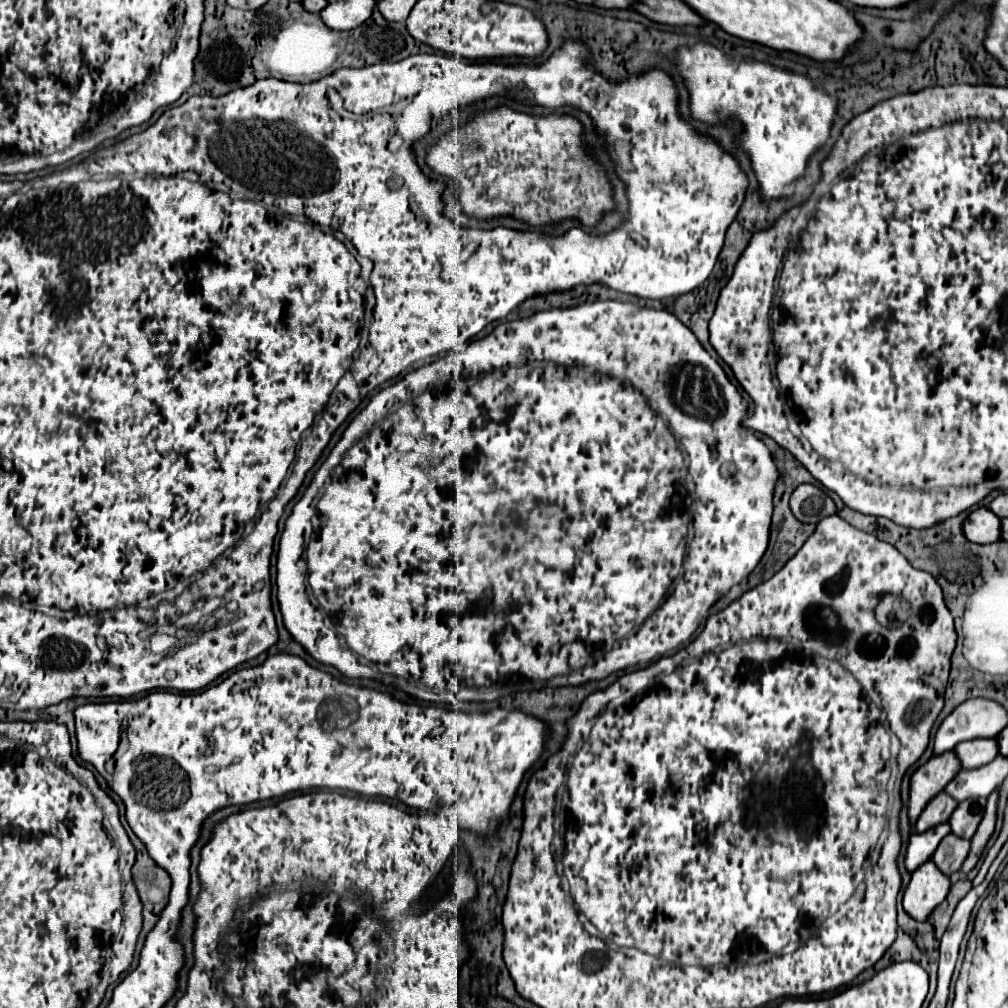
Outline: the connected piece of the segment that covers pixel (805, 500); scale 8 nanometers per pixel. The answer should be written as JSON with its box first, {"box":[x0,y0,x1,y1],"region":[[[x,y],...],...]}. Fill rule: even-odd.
{"box":[790,484,836,524],"region":[[[800,484],[792,492],[790,508],[800,522],[812,522],[812,524],[818,524],[820,510],[822,510],[822,516],[836,514],[834,502],[824,494],[824,490],[820,490],[814,484]]]}

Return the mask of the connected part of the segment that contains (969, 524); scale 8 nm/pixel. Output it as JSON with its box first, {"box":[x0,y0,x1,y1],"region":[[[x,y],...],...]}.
{"box":[964,506,1000,544],"region":[[[982,506],[966,518],[964,534],[970,542],[992,544],[992,542],[1000,540],[1000,518],[992,510]]]}

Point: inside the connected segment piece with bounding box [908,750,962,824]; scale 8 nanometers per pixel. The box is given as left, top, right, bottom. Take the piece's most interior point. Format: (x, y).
(932, 777)

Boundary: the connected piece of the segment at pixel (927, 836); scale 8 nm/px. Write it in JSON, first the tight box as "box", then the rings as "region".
{"box":[904,822,950,872],"region":[[[944,822],[940,826],[934,826],[928,832],[922,832],[922,834],[916,832],[916,834],[912,834],[908,850],[906,850],[906,860],[904,860],[908,872],[914,872],[918,866],[928,862],[932,858],[934,850],[938,848],[940,840],[946,834],[950,834],[950,824],[948,822]]]}

